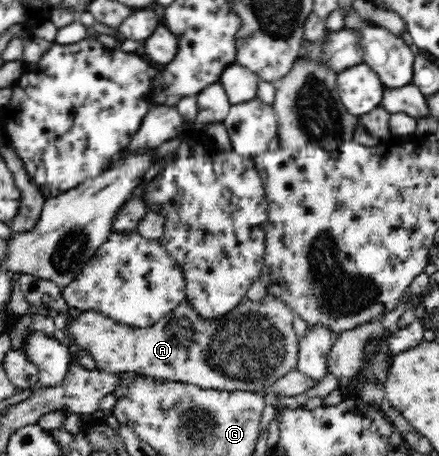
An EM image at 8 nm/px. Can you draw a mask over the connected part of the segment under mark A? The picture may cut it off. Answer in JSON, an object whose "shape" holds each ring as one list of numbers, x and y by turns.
{"shape":[[266,295,261,300,242,299,230,312,213,319,202,317,190,304,182,299,168,314,147,327,122,323,98,311,83,311,78,316,68,315,68,344,89,350,98,363,97,369,120,374,138,372,157,379,187,382,203,389,226,392,266,392,280,378,297,369,299,338,294,331,293,310,279,298]]}

